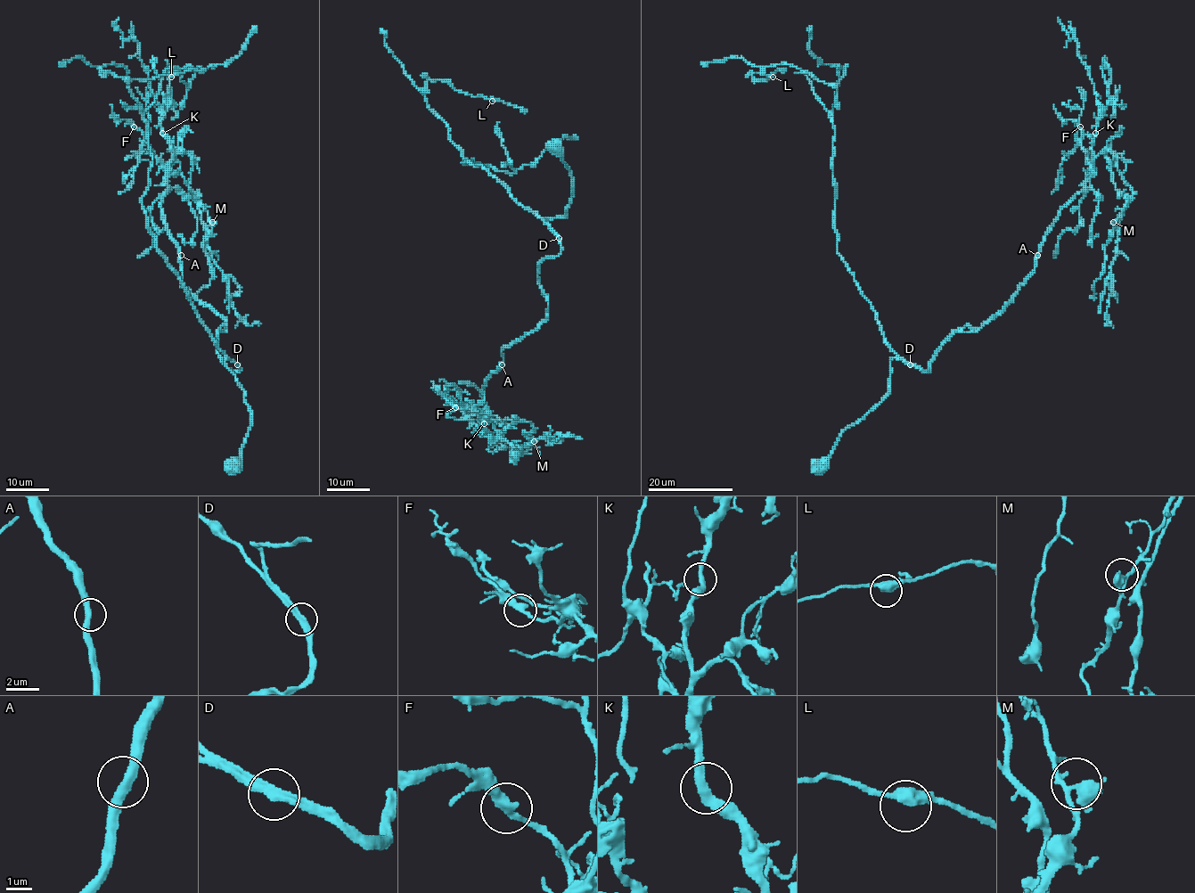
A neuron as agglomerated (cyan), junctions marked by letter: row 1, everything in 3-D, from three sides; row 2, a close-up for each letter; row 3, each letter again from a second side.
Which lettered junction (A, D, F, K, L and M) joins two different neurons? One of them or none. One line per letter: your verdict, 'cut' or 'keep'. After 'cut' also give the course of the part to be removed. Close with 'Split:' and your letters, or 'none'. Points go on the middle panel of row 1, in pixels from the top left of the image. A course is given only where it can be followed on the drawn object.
A: keep
D: keep
F: keep
K: keep
L: keep
M: keep
Split: none

